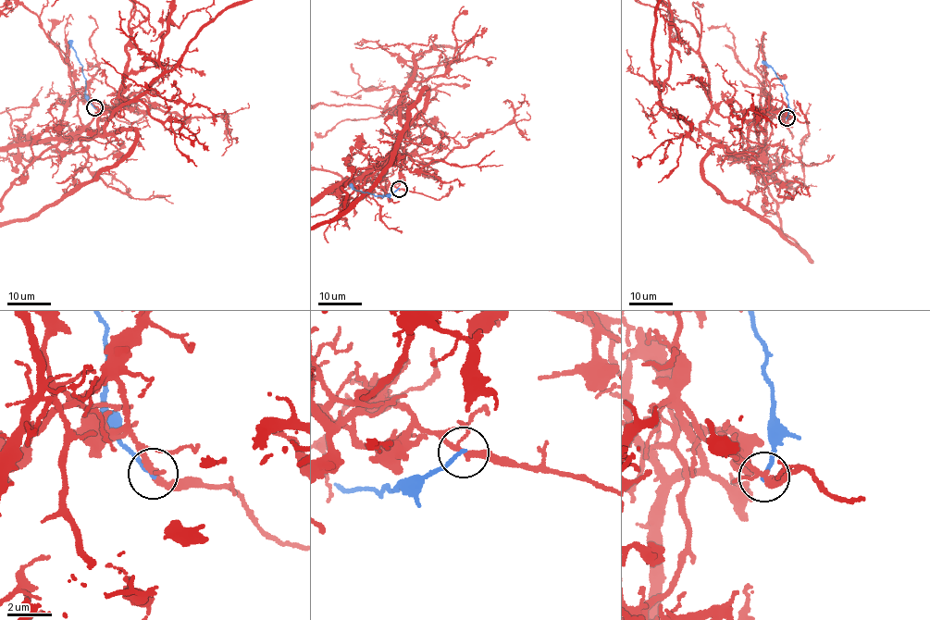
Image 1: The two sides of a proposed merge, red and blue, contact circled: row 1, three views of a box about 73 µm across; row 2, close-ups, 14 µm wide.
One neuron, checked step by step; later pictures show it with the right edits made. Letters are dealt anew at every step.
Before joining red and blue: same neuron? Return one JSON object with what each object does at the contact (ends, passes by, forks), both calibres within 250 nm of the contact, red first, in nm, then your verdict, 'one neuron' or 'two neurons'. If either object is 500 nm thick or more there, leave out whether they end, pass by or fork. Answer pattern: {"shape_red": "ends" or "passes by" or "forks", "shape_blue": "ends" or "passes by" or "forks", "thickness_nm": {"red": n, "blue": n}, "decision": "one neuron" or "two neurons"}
{"shape_red": "forks", "shape_blue": "ends", "thickness_nm": {"red": 220, "blue": 170}, "decision": "two neurons"}

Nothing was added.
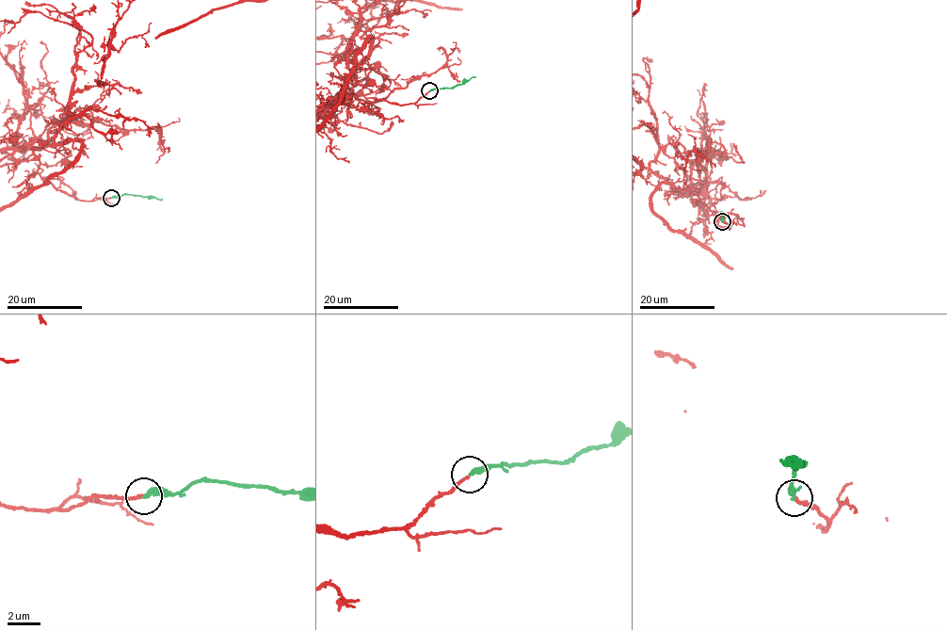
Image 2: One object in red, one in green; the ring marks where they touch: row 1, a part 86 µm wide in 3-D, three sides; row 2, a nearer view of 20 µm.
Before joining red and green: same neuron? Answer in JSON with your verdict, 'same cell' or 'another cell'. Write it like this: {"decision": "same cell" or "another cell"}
{"decision": "same cell"}

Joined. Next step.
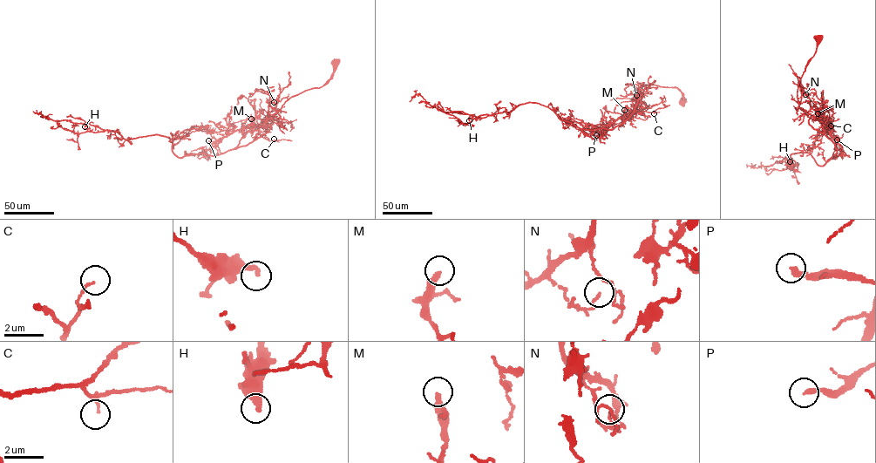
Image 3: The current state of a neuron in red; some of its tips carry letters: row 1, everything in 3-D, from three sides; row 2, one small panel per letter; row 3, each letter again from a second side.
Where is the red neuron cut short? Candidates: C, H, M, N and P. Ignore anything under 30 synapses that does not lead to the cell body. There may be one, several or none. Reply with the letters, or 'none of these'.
none of these

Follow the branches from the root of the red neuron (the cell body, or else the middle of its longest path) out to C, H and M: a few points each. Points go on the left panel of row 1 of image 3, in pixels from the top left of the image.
C: (334, 63), (332, 76), (323, 85), (291, 96), (258, 128), (258, 133), (262, 137), (270, 140), (274, 139)
H: (334, 63), (323, 85), (291, 96), (261, 126), (201, 129), (173, 139), (155, 134), (125, 139), (84, 126)
M: (334, 63), (332, 76), (322, 86), (291, 96), (261, 126), (253, 126), (251, 119)

